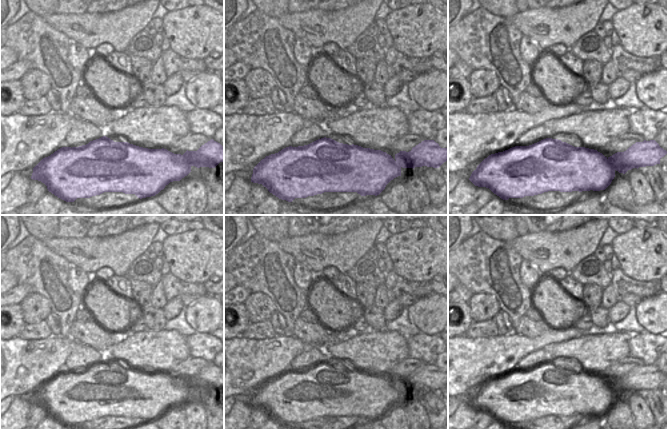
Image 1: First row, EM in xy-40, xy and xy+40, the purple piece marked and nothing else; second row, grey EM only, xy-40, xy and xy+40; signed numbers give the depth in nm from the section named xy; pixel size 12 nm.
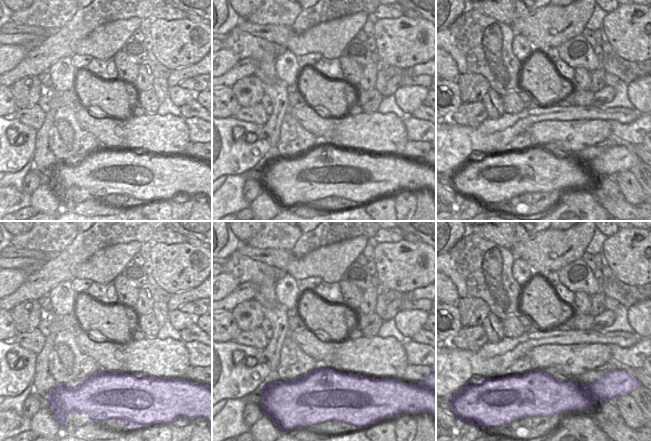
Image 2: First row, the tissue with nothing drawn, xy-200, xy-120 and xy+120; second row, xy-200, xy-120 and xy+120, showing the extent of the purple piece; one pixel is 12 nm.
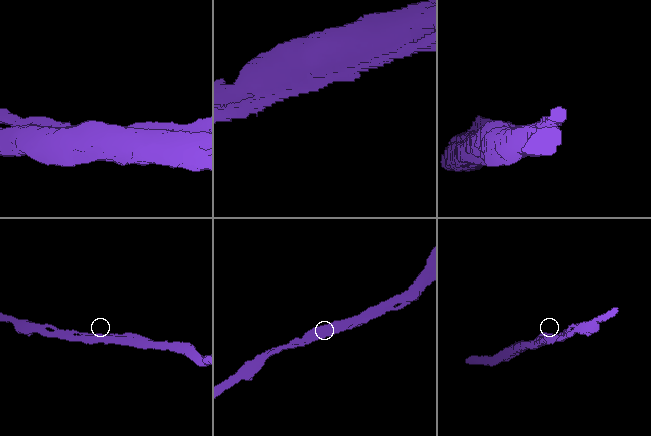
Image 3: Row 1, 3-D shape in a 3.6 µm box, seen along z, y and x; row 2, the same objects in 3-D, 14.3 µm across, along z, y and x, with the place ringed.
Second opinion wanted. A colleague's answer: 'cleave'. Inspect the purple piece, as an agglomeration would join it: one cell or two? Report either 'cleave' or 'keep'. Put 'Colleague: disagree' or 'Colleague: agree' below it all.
keep
Colleague: disagree

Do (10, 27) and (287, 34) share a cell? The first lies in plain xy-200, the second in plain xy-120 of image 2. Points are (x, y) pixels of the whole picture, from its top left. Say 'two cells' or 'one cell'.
one cell

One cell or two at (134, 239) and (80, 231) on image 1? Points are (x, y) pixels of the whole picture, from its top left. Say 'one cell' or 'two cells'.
two cells

